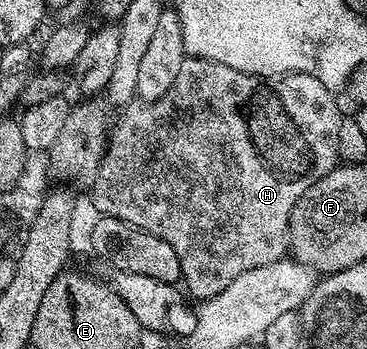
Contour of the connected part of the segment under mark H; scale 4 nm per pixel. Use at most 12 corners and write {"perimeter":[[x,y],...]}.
{"perimeter":[[187,56],[120,111],[96,213],[215,296],[339,162],[310,74]]}

